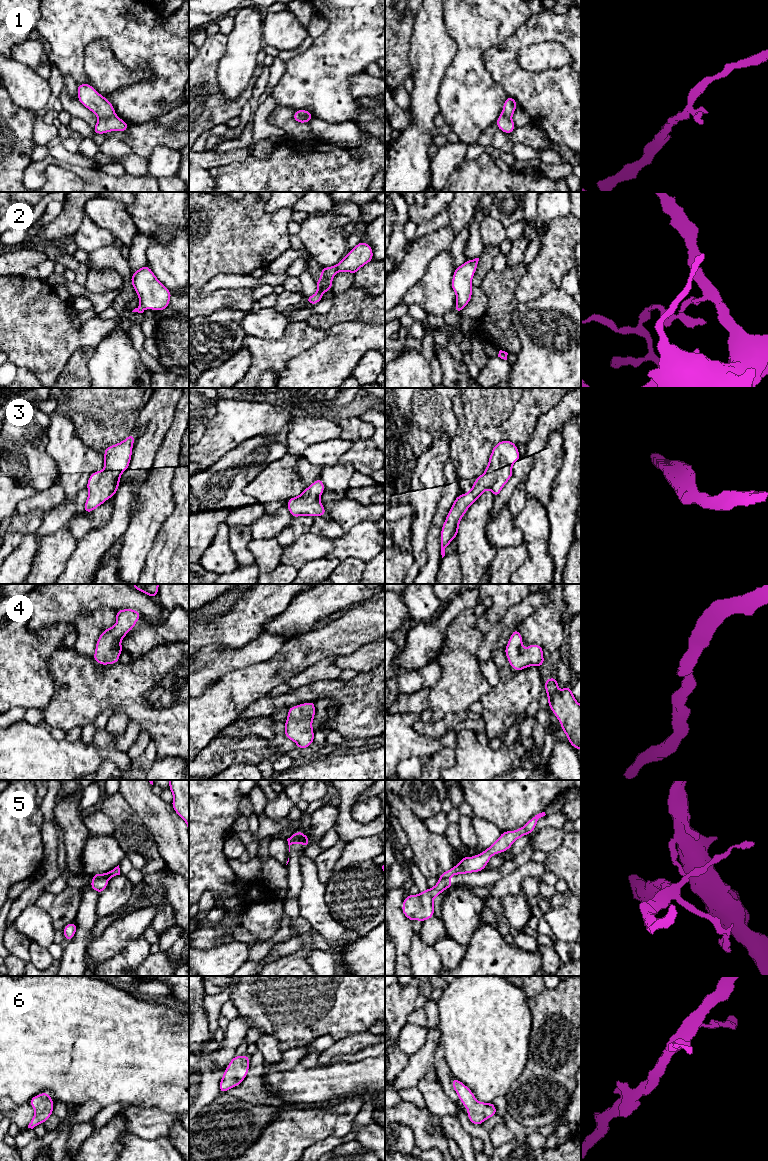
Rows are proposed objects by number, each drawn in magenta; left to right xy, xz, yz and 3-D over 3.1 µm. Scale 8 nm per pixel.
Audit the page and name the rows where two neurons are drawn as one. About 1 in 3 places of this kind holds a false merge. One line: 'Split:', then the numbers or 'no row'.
Split: 2, 5

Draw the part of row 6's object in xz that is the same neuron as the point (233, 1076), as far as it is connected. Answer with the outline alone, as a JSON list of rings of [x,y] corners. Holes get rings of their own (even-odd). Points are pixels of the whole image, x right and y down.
[[[236,1055],[229,1063],[223,1073],[223,1077],[219,1083],[220,1093],[223,1094],[227,1090],[241,1084],[249,1072],[250,1056]]]

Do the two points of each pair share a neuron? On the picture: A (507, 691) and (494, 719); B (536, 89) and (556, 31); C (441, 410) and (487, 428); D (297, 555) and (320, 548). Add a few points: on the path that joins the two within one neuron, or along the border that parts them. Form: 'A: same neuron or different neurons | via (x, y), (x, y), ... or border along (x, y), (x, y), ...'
A: same neuron | via (504, 698), (497, 705), (496, 712)
B: same neuron | via (515, 69), (513, 50), (535, 31)
C: different neurons | border along (454, 398), (457, 431), (453, 439)
D: same neuron | via (303, 550), (314, 548)

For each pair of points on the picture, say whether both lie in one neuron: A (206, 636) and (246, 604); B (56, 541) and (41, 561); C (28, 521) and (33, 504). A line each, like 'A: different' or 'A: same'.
A: same
B: same
C: different

